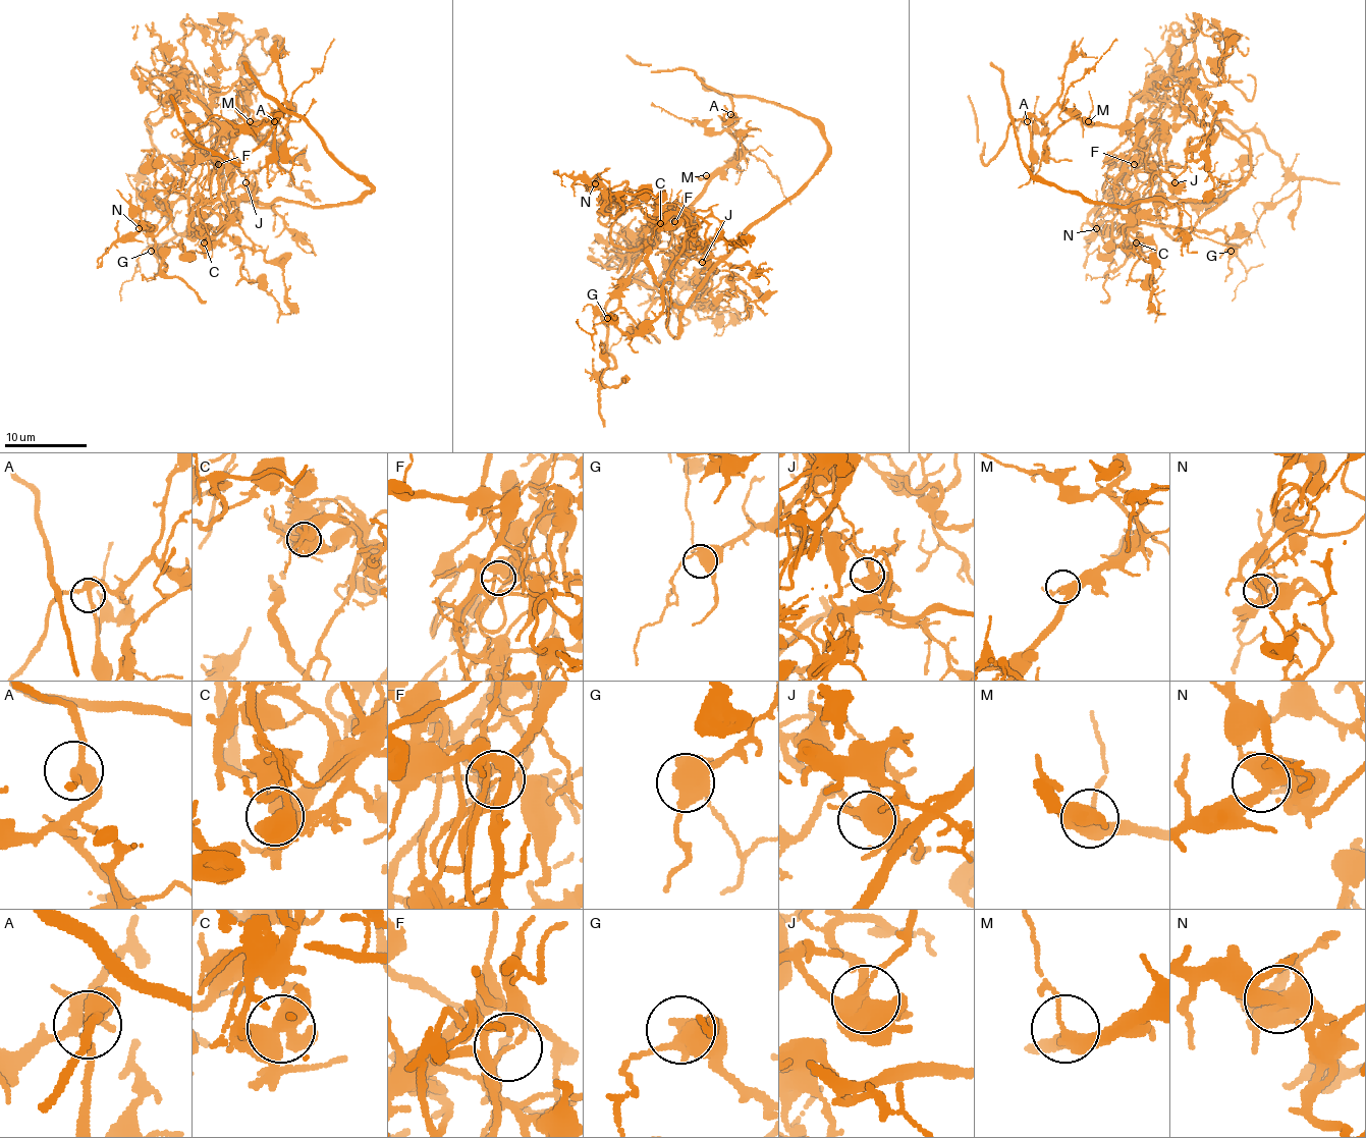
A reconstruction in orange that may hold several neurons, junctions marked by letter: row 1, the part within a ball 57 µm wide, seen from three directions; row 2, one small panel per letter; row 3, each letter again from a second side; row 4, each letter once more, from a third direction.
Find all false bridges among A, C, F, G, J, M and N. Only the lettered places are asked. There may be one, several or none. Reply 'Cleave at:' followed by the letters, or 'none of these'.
Cleave at: F

